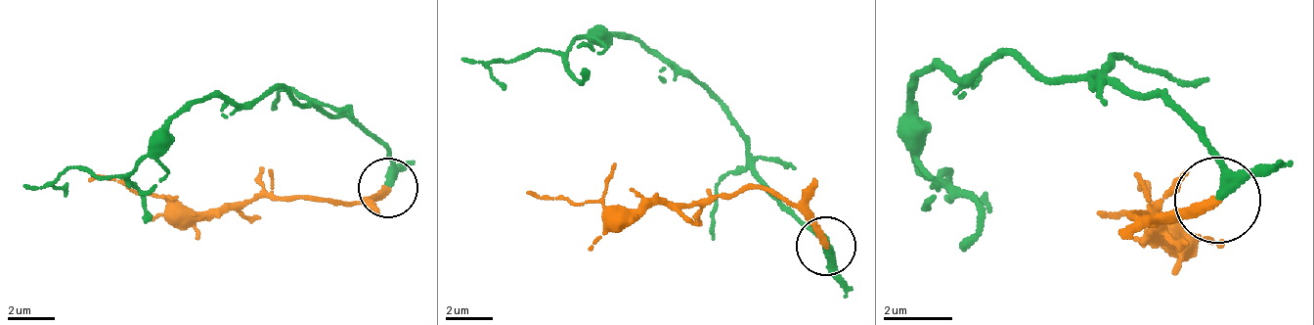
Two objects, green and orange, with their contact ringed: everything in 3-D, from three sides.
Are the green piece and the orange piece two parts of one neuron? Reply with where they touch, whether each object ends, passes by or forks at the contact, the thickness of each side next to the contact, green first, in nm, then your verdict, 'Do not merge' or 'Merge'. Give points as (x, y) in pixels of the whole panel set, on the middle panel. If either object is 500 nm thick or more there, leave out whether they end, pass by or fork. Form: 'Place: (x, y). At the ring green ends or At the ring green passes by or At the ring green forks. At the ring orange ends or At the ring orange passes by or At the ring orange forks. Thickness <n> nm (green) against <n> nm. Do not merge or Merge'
Place: (825, 246). At the ring green passes by. At the ring orange ends. Thickness 280 nm (green) against 320 nm. Merge

